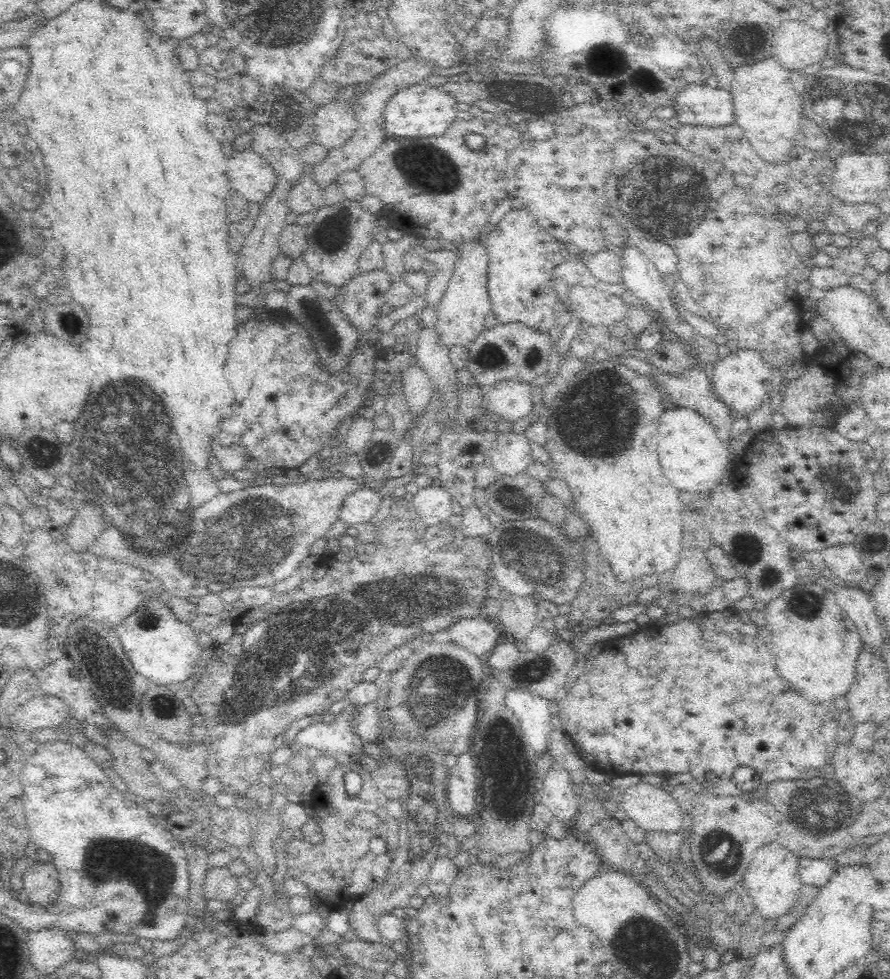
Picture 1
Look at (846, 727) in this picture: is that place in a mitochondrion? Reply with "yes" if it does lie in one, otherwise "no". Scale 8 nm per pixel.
no

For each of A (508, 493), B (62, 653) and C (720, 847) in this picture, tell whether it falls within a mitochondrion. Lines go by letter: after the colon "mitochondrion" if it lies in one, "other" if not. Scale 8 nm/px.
A: mitochondrion
B: other
C: mitochondrion

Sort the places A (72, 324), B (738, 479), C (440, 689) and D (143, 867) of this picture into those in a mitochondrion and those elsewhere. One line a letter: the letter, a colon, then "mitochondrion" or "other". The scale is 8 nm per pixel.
A: other
B: other
C: mitochondrion
D: mitochondrion

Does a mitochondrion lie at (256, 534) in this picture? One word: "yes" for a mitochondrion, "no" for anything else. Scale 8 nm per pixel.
yes

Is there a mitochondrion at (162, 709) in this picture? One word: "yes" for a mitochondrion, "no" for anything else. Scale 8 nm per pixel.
yes

